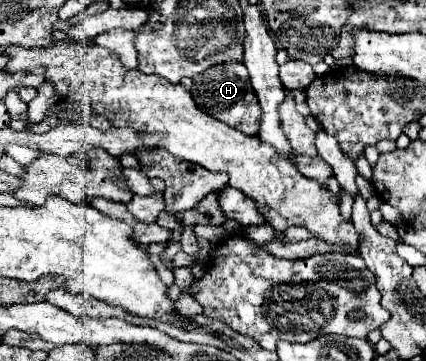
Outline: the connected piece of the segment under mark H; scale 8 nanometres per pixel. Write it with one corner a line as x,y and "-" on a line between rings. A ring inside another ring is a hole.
224,63
218,67
212,67
208,73
198,75
192,79
192,95
198,107
206,111
208,115
214,115
216,119
224,121
226,125
246,133
246,135
256,135
258,133
258,117
260,117
260,107
258,99
250,87
250,77
246,73
246,67
240,63

